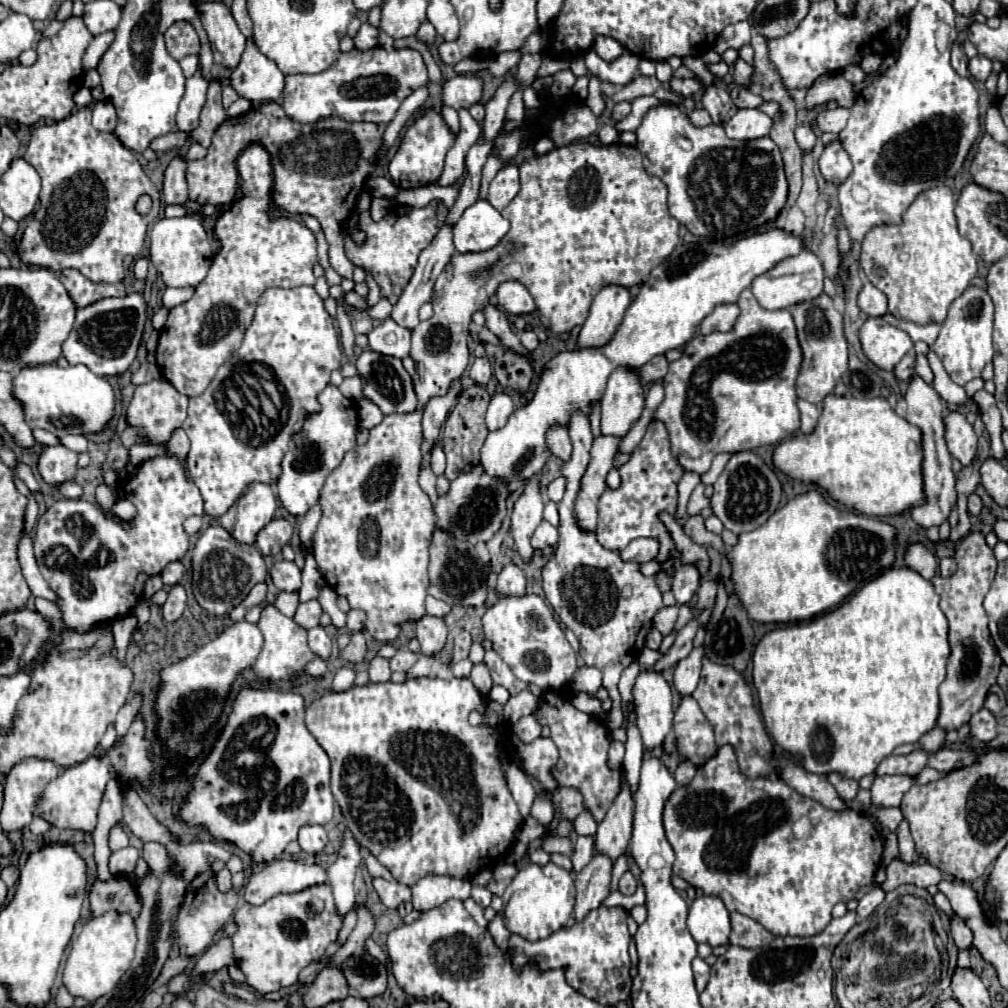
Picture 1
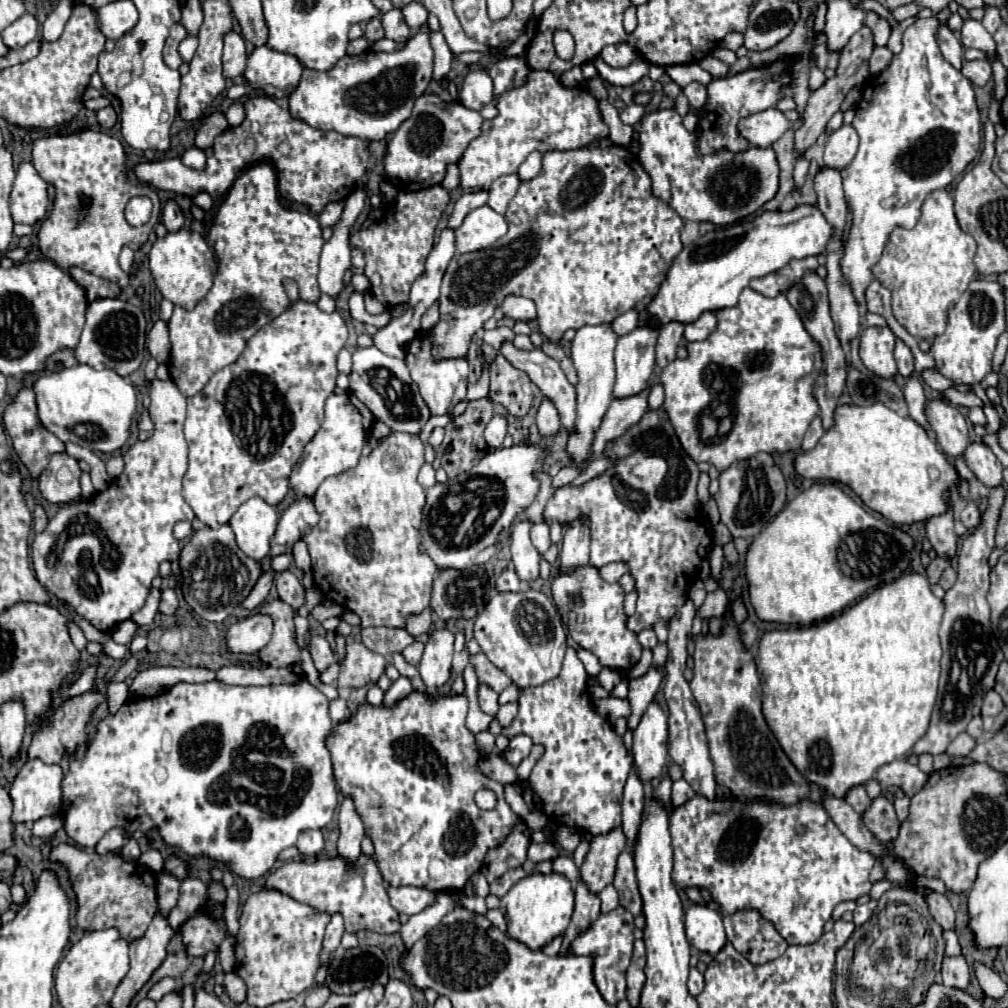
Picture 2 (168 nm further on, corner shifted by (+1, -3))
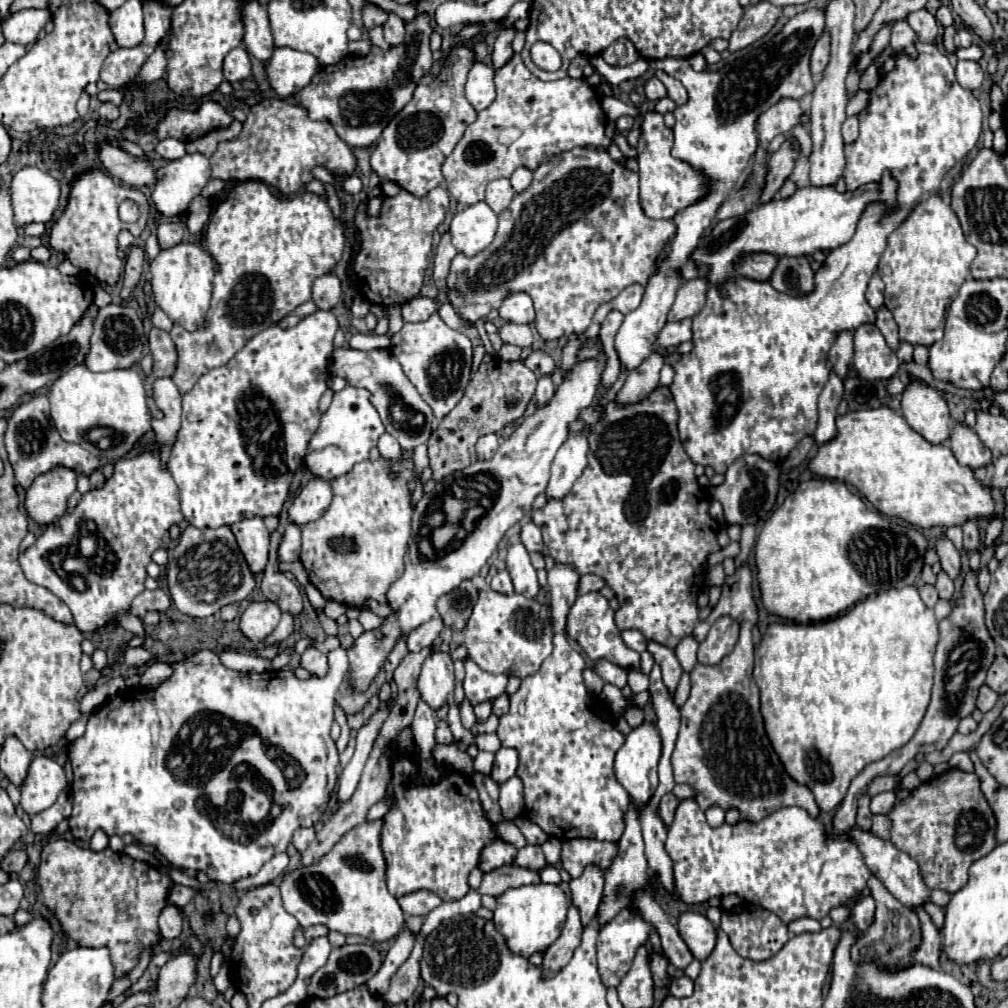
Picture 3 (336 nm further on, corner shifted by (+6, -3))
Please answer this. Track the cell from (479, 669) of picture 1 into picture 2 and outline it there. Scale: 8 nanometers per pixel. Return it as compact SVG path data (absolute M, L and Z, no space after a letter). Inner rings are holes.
M480 683L478 687L478 701L480 701L480 709L488 715L496 715L498 713L498 693L488 687L486 683Z

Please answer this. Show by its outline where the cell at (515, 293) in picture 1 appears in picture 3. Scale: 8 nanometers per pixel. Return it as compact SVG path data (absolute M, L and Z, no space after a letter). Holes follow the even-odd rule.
M511 293L499 307L499 317L511 323L531 323L535 321L533 301L527 293Z

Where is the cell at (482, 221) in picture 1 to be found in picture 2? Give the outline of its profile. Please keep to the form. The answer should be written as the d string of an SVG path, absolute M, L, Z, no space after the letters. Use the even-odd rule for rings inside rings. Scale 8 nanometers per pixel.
M482 205L470 211L462 225L456 229L456 249L458 253L486 249L500 237L504 237L506 231L508 231L506 219L488 205Z

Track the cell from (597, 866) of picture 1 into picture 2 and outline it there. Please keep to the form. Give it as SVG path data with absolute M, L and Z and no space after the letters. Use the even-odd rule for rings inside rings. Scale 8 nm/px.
M578 881L576 887L576 907L574 907L574 915L572 921L564 933L564 943L560 949L560 955L568 955L570 943L572 939L576 939L582 931L586 931L586 927L590 927L590 923L600 915L600 897L596 893L592 893L584 881Z

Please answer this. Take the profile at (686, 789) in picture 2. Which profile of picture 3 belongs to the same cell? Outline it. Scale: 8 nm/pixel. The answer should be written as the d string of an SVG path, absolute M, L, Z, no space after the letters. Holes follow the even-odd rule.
M667 793L667 795L663 795L663 797L661 797L659 807L657 807L657 815L659 815L659 817L661 817L661 821L665 823L665 827L671 827L677 805L679 805L679 799L677 799L673 793Z

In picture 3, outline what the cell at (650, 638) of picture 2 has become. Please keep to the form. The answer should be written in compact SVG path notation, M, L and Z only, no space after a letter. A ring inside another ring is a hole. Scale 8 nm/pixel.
M621 631L621 639L625 641L625 645L637 653L643 653L647 647L647 639L639 633L639 631Z

